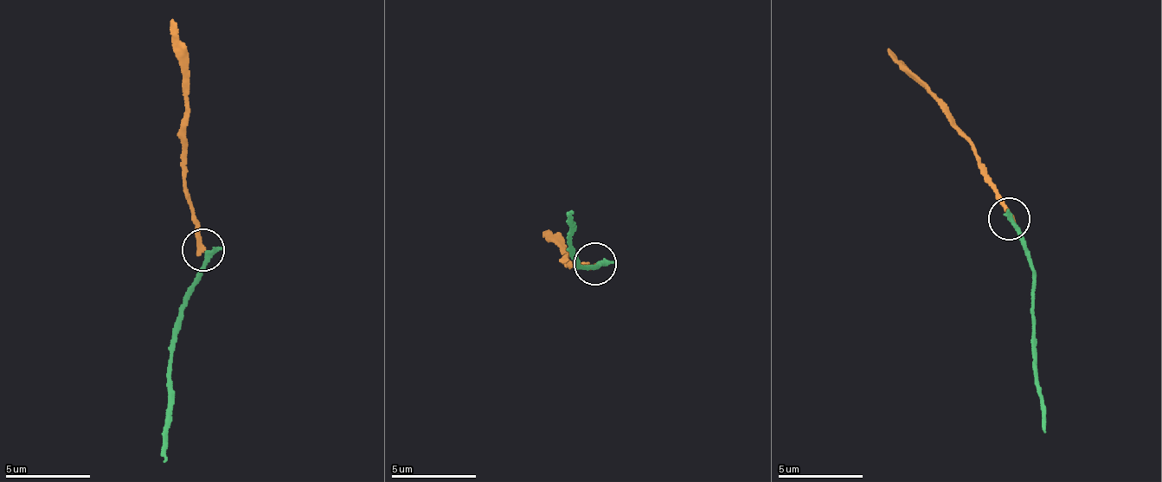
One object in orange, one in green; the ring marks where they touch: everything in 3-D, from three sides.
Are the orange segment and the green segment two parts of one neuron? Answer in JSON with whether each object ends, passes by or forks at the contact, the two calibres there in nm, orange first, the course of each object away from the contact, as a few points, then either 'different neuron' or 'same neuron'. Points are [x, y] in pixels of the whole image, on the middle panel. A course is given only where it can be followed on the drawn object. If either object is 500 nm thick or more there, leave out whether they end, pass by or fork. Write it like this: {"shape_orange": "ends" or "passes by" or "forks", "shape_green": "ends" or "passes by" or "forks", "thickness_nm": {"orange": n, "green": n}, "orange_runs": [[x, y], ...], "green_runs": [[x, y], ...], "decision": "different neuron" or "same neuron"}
{"shape_orange": "ends", "shape_green": "ends", "thickness_nm": {"orange": 280, "green": 340}, "orange_runs": [[595, 265], [570, 270], [565, 247], [545, 234]], "green_runs": [[595, 265], [578, 266], [568, 244], [574, 213]], "decision": "different neuron"}

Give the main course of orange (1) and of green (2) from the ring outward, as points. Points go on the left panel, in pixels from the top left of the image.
1: (204, 248), (184, 182), (189, 65), (176, 48), (173, 18)
2: (204, 248), (182, 309), (169, 369), (168, 461)

